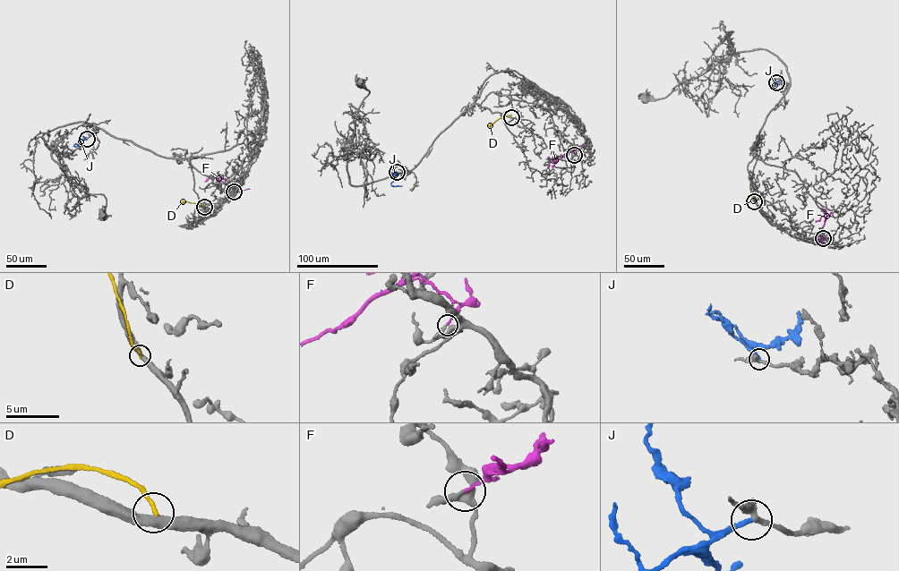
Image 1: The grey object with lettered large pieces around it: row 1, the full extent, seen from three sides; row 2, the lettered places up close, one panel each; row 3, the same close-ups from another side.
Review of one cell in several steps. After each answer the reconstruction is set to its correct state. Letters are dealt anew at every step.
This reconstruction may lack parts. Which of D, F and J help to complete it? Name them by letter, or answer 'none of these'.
J

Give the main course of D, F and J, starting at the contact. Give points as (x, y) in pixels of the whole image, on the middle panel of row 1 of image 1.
D: (511, 117), (500, 118), (489, 126)
F: (574, 155), (571, 151), (552, 163), (550, 159), (549, 171)
J: (397, 172), (392, 174), (395, 180), (391, 185), (401, 186)

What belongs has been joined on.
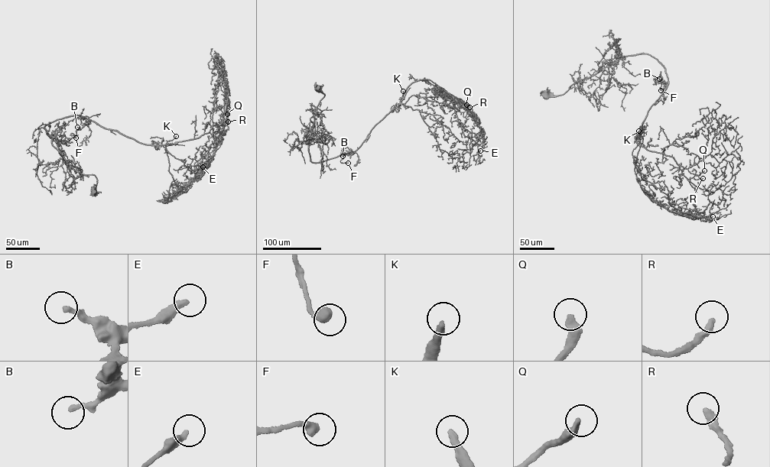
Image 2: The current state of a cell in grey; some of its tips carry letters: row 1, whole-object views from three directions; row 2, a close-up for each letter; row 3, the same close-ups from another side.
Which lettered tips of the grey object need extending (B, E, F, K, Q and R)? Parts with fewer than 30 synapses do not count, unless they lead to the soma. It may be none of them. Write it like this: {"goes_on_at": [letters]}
{"goes_on_at": ["E", "K", "Q", "R"]}

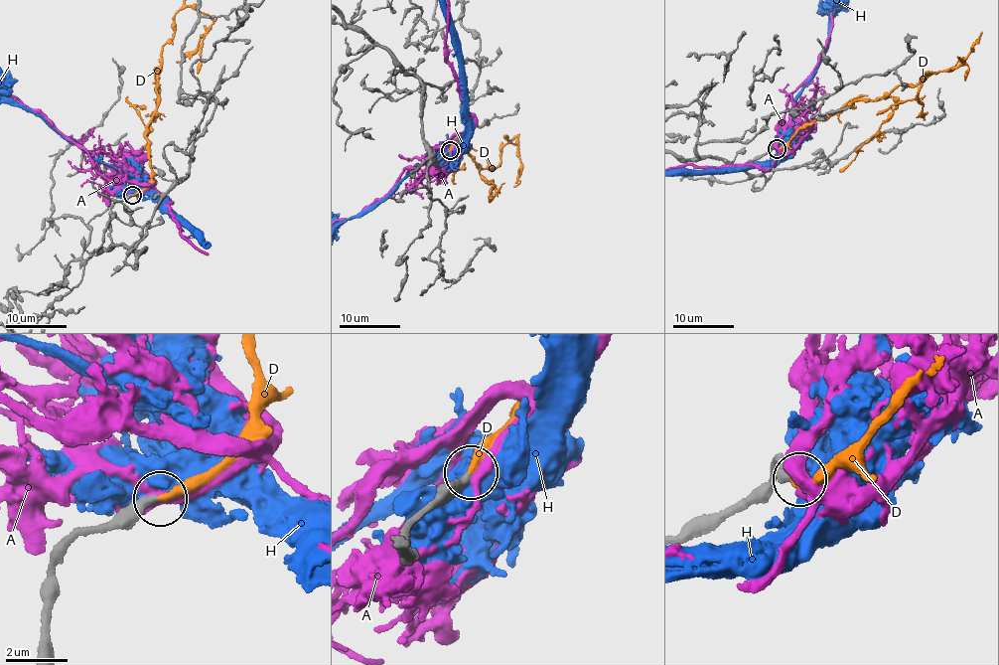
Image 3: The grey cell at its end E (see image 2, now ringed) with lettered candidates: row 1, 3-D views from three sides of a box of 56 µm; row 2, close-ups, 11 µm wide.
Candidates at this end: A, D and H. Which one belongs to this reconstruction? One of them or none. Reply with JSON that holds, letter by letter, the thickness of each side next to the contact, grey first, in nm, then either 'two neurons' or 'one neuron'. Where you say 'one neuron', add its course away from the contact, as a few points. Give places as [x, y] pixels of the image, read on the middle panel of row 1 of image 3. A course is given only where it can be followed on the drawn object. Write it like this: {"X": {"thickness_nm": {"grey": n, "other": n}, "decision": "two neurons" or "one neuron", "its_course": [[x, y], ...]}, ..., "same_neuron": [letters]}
{"A": {"thickness_nm": {"grey": 360, "other": 240}, "decision": "two neurons"}, "D": {"thickness_nm": {"grey": 340, "other": 240}, "decision": "one neuron", "its_course": [[449, 151], [460, 136], [457, 149], [495, 169], [500, 149], [516, 137], [522, 165], [513, 188]]}, "H": {"thickness_nm": {"grey": 420, "other": 900}, "decision": "two neurons"}, "same_neuron": ["D"]}

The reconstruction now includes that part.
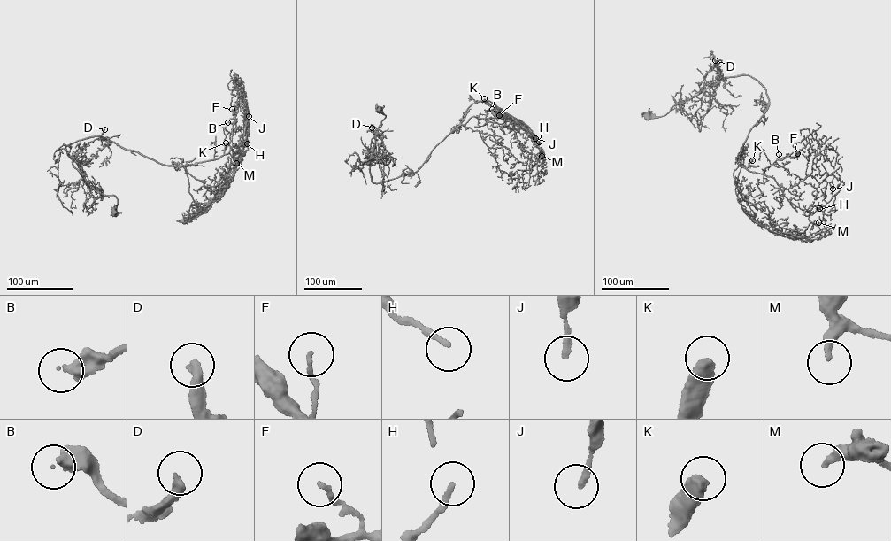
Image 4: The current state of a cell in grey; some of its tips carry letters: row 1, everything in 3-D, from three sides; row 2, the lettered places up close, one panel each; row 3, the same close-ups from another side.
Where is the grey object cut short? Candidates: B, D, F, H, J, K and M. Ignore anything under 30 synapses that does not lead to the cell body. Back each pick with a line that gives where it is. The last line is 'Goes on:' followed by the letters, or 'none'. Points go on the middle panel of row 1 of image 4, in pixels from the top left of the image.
B: at (492, 109)
D: at (372, 127)
K: at (484, 98)
Goes on: B, D, K

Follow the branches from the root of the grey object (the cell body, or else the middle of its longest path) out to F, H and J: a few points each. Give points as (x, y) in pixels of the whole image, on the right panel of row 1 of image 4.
F: (648, 114), (665, 114), (719, 78), (748, 75), (766, 89), (769, 103), (737, 163), (762, 173), (797, 153)
H: (648, 114), (665, 114), (719, 78), (750, 76), (769, 103), (737, 161), (772, 177), (810, 214), (819, 208)
J: (648, 114), (665, 114), (719, 78), (748, 75), (769, 103), (737, 163), (787, 189), (833, 174), (833, 189)

